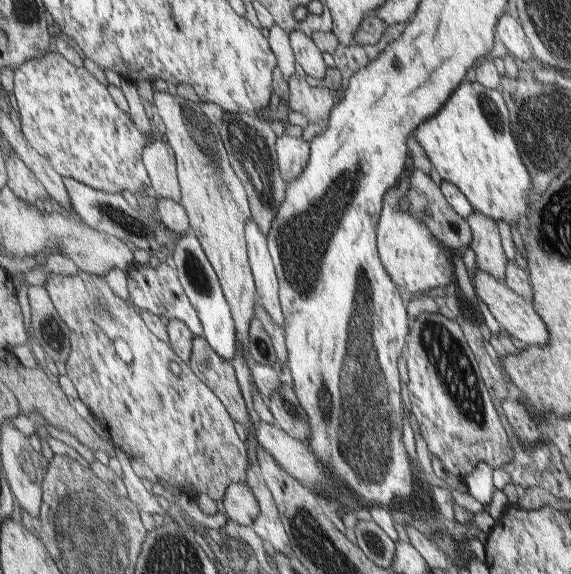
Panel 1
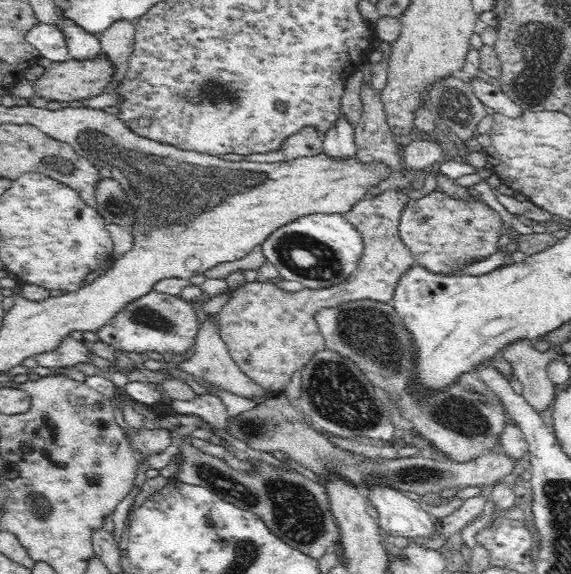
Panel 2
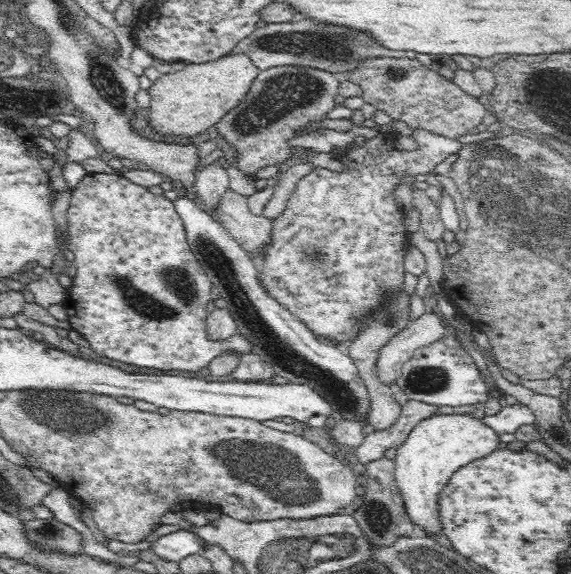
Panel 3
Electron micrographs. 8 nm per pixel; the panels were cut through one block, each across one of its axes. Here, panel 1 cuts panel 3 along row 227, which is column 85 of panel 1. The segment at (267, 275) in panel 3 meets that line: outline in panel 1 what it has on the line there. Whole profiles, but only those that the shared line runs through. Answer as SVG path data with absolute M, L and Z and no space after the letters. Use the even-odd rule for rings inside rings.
M82 270L76 276L52 274L47 287L75 337L74 358L70 358L68 366L70 378L77 383L82 401L107 429L116 446L129 458L143 458L158 478L175 487L203 491L219 505L224 504L232 484L248 484L252 460L229 407L171 344L158 339L136 305L117 293L104 275Z

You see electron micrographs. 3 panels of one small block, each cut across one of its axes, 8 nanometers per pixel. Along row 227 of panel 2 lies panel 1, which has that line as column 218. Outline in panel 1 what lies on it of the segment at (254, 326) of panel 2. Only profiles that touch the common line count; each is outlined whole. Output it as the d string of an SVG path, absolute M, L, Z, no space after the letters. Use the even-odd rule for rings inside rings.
M195 337L192 363L194 372L216 391L216 394L229 407L230 414L246 425L252 424L250 410L248 410L244 392L240 388L240 380L238 380L234 364L224 360L212 348L212 344L206 337Z

